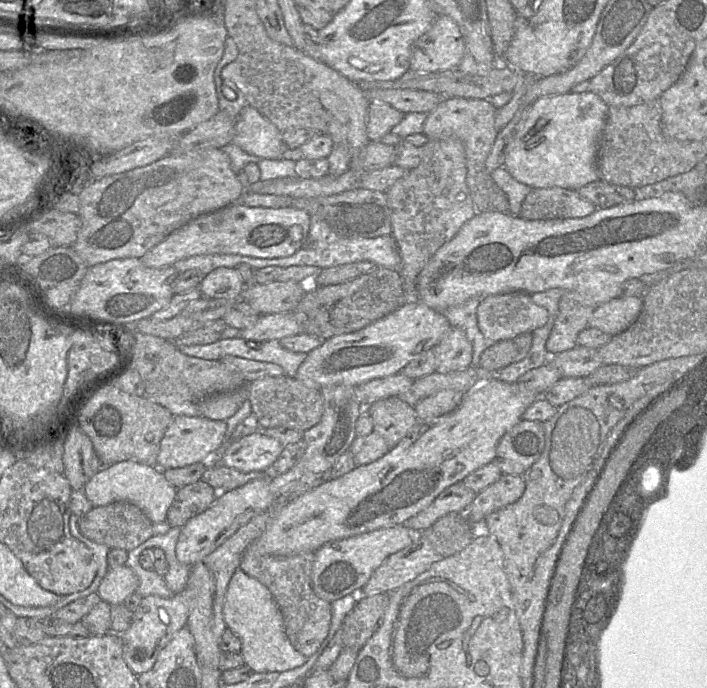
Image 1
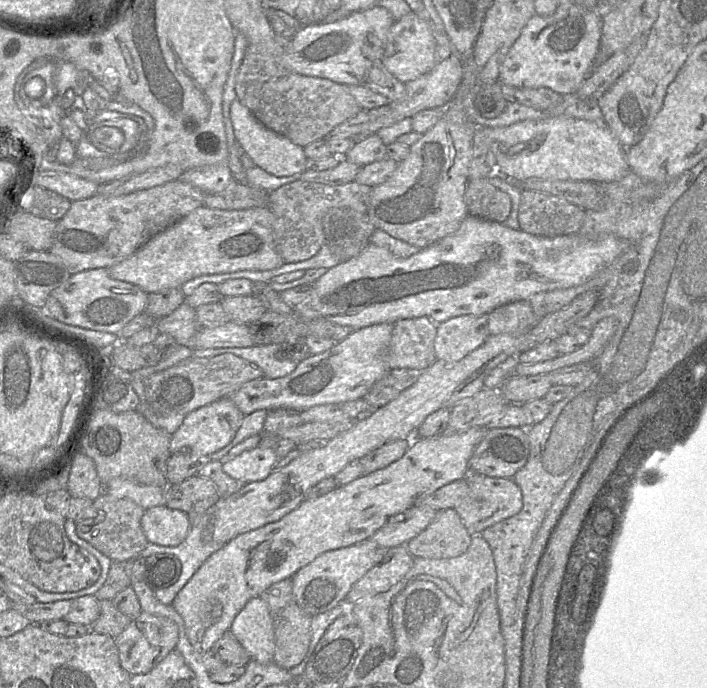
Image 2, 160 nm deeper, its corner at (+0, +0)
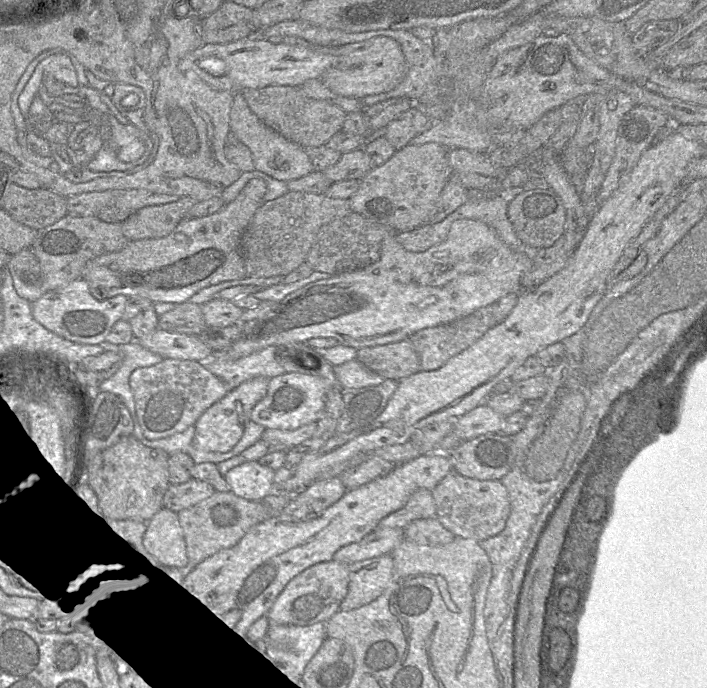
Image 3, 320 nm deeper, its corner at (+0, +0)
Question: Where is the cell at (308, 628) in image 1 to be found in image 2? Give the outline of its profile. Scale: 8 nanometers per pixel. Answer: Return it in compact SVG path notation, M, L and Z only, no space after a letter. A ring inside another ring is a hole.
M292 578L272 584L260 595L268 604L273 619L275 651L273 662L285 669L297 666L306 655L311 638L313 616L306 614L296 603L293 596Z

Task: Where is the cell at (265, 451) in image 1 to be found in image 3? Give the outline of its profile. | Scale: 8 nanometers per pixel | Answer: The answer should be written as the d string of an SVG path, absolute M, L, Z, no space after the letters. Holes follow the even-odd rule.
M245 461L232 468L224 478L235 495L261 501L275 491L275 471L258 461Z

